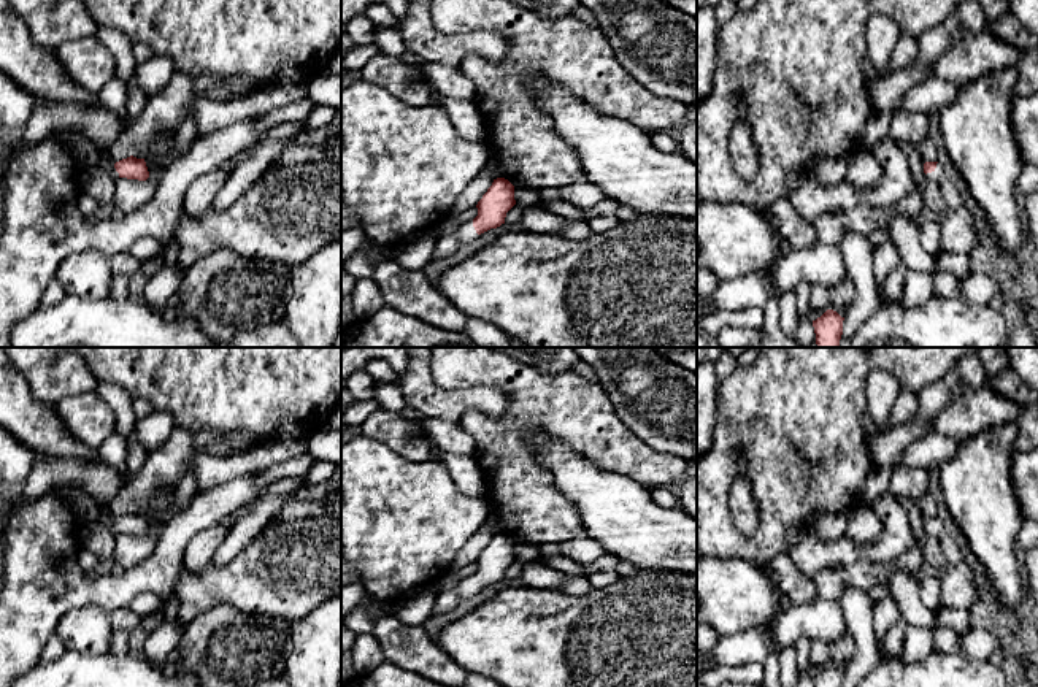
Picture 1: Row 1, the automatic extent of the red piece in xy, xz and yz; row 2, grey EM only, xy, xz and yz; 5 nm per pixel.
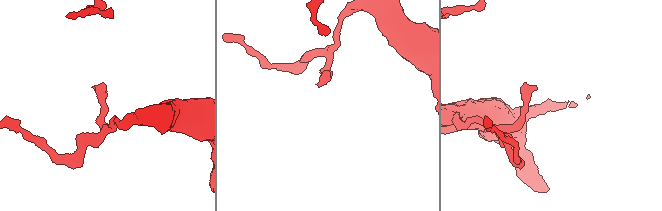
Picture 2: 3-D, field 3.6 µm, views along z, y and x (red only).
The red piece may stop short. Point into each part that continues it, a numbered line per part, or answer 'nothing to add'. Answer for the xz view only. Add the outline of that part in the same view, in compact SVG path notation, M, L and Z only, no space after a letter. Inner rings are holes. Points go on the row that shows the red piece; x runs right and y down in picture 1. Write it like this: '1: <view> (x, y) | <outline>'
1: xz (467, 234) | M473 221L463 222L457 230L457 236L459 236L459 246L473 243L478 238L478 233L473 227Z

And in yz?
1: yz (938, 176) | M936 163L936 168L932 173L927 173L925 176L941 189L941 192L948 198L951 209L963 208L963 201L959 190L955 189L954 182L940 163Z

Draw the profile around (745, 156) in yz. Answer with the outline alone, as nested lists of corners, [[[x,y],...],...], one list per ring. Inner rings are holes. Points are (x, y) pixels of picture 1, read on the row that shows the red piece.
[[[744,122],[730,127],[729,149],[736,175],[744,181],[754,181],[760,171],[760,152],[751,129]]]

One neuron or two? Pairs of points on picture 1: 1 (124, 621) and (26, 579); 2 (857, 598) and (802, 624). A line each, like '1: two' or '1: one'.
1: two
2: two

